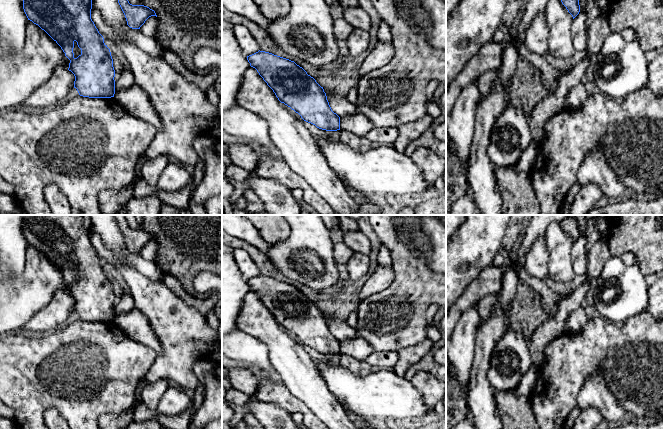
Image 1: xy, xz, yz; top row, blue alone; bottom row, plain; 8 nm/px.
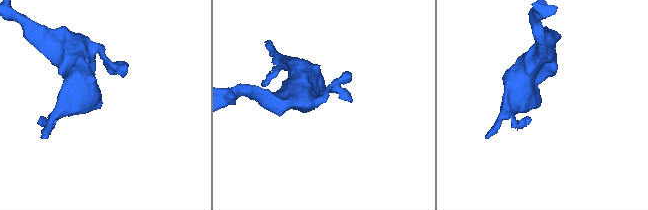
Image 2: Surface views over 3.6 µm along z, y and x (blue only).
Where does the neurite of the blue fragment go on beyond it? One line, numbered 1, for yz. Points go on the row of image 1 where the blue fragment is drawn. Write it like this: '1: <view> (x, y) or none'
1: none

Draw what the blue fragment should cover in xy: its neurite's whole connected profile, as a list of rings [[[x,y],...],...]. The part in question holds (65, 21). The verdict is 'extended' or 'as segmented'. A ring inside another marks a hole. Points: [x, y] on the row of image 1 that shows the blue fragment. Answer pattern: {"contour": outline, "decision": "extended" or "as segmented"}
{"contour": [[[23,0],[23,9],[34,24],[44,30],[63,50],[70,60],[68,70],[75,76],[74,88],[80,96],[89,98],[111,98],[115,94],[115,70],[110,49],[104,43],[103,36],[99,33],[91,19],[92,0]],[[74,42],[77,42],[81,54],[75,58],[73,53]]], "decision": "as segmented"}

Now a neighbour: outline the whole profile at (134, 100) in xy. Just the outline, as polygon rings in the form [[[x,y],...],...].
[[[136,83],[117,91],[114,98],[129,114],[149,122],[157,131],[163,129],[160,116],[152,106],[148,95]]]

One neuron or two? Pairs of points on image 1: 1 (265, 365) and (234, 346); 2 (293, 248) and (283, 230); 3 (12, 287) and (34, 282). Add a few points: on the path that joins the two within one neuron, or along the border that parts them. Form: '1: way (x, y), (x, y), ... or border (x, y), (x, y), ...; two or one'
1: way (257, 357), (249, 349), (242, 347); one
2: border (289, 225), (289, 235), (284, 240), (269, 244); two
3: way (17, 287), (29, 287); one

